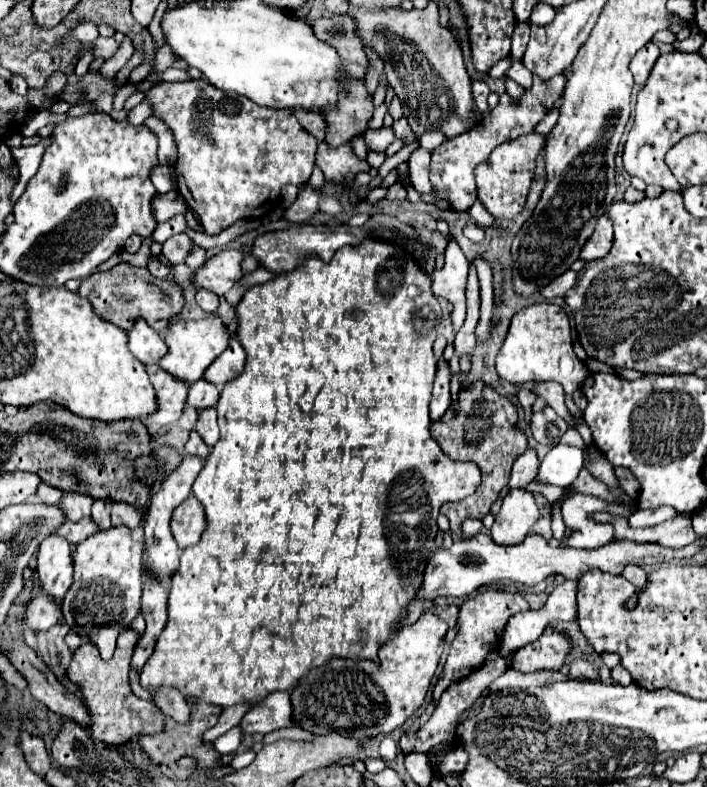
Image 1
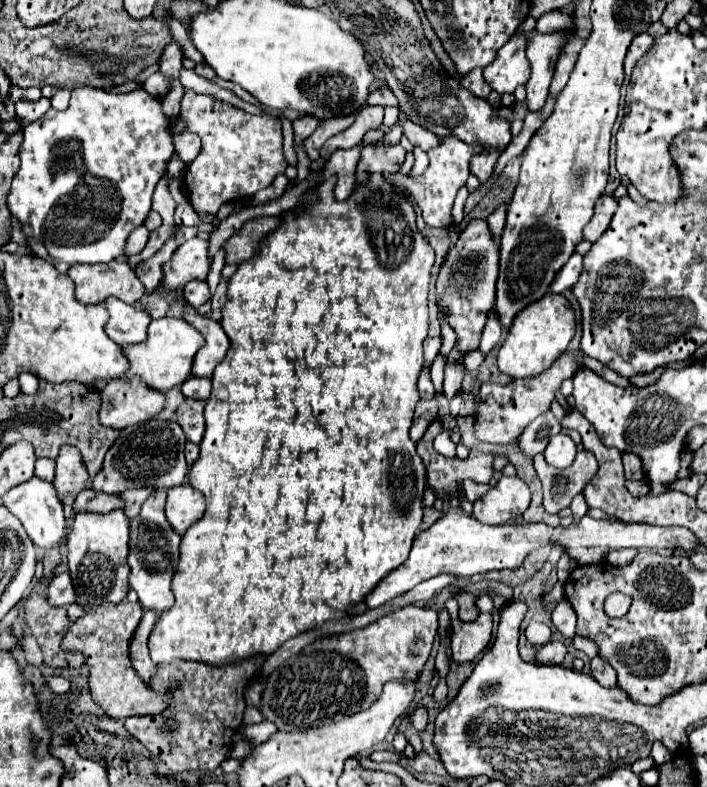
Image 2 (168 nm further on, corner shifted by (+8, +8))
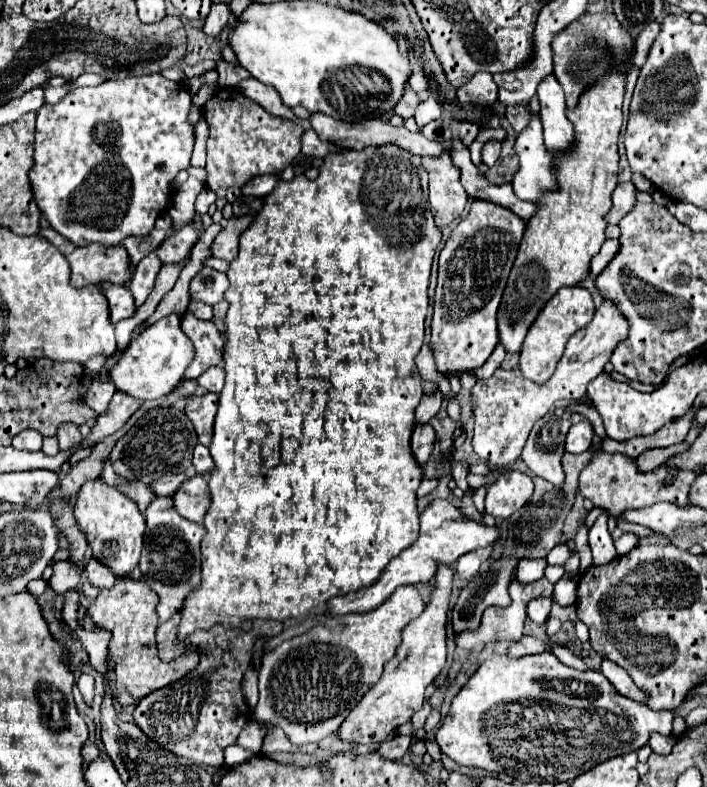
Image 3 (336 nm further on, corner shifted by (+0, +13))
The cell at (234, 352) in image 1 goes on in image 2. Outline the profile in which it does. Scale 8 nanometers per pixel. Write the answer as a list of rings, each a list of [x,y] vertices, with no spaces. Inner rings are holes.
[[[187,309],[183,313],[183,319],[189,319],[189,323],[195,329],[199,329],[201,335],[205,337],[205,345],[201,347],[201,351],[195,355],[195,361],[193,361],[193,375],[195,377],[211,377],[213,369],[225,359],[225,355],[231,347],[229,337],[225,335],[219,321],[203,317],[203,315],[195,313],[193,309]]]

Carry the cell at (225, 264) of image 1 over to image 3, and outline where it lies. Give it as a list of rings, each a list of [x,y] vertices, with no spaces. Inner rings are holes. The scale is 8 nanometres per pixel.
[[[189,224],[173,232],[169,238],[165,238],[165,242],[159,244],[155,252],[163,264],[175,264],[175,262],[181,262],[187,256],[187,252],[191,252],[197,240],[199,240],[199,234],[195,232],[193,224]]]

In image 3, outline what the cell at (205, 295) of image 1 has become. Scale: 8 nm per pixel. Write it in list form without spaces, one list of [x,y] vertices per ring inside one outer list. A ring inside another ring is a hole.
[[[205,266],[191,280],[189,296],[191,296],[191,300],[199,300],[199,302],[213,306],[223,300],[223,294],[227,288],[229,288],[227,276],[223,272],[217,272],[217,270]]]

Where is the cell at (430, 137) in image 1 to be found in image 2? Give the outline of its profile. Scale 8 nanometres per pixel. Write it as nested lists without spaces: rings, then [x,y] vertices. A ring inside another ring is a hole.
[[[415,147],[413,149],[413,157],[415,157],[415,163],[413,163],[413,169],[411,169],[411,177],[417,177],[417,175],[421,175],[425,169],[427,169],[427,163],[429,163],[429,159],[427,159],[427,153],[421,149],[421,147]]]

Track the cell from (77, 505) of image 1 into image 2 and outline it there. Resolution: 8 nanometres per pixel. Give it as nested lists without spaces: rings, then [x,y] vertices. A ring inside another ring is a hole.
[[[63,445],[63,449],[59,451],[59,457],[57,457],[57,475],[53,481],[57,495],[59,497],[79,495],[79,491],[87,489],[85,487],[87,479],[89,479],[89,475],[83,467],[79,451],[71,445]]]

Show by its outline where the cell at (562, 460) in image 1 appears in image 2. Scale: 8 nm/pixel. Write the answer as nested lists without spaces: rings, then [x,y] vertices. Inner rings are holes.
[[[559,433],[555,437],[551,437],[547,449],[543,451],[545,455],[545,461],[551,465],[551,467],[557,467],[557,469],[565,469],[573,463],[575,459],[575,441],[565,435],[565,433]]]

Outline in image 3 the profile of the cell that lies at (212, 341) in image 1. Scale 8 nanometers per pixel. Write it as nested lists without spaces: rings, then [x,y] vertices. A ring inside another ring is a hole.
[[[169,314],[155,324],[151,324],[139,338],[133,338],[127,350],[119,356],[119,360],[109,370],[109,382],[123,392],[137,400],[157,400],[173,392],[173,388],[181,382],[185,368],[193,360],[193,344],[183,334],[179,316]]]

